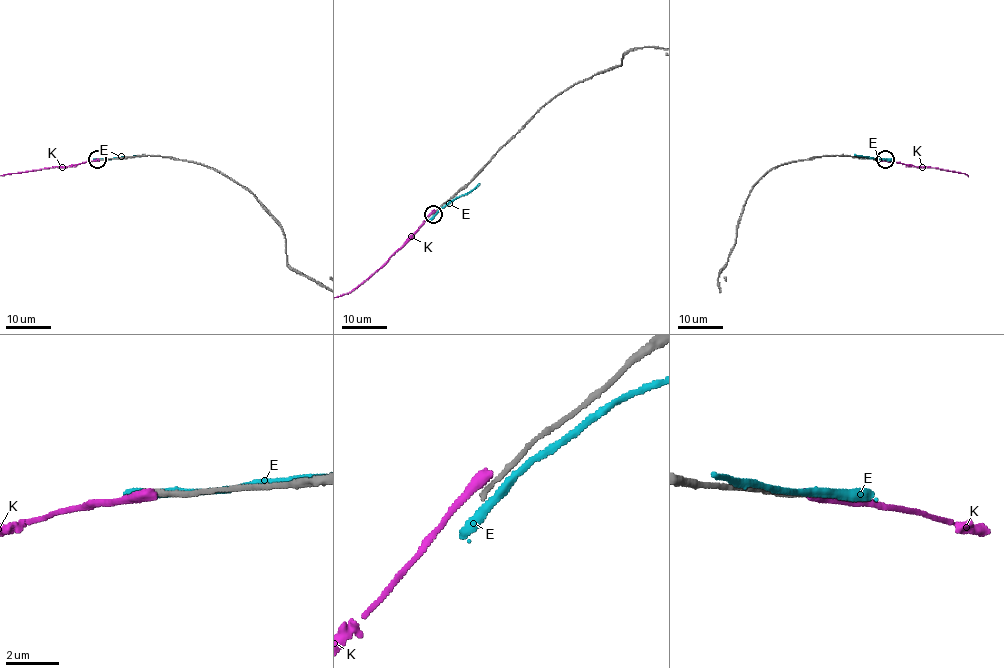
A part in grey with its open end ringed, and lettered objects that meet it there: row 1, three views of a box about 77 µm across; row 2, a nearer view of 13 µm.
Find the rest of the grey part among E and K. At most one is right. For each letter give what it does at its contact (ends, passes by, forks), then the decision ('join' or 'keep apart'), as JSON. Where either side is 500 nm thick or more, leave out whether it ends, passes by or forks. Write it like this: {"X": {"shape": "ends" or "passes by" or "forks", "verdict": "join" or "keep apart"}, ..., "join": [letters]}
{"E": {"shape": "passes by", "verdict": "keep apart"}, "K": {"shape": "ends", "verdict": "keep apart"}, "join": []}

